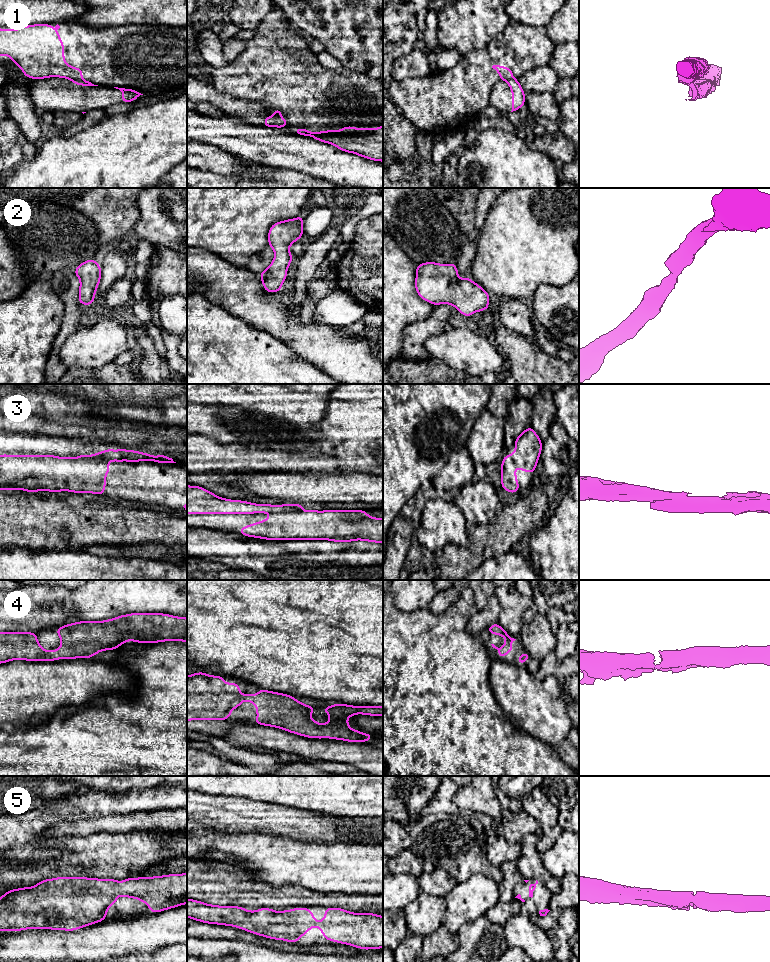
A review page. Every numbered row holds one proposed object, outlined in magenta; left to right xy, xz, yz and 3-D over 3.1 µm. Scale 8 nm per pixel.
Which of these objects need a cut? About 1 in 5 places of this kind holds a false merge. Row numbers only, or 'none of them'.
1

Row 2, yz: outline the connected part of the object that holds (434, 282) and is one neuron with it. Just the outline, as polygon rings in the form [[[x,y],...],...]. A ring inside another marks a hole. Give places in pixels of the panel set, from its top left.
[[[425,262],[416,265],[415,289],[419,297],[435,306],[442,303],[455,306],[465,317],[473,315],[477,311],[484,311],[489,308],[490,295],[470,277],[460,279],[455,263],[439,264]]]

